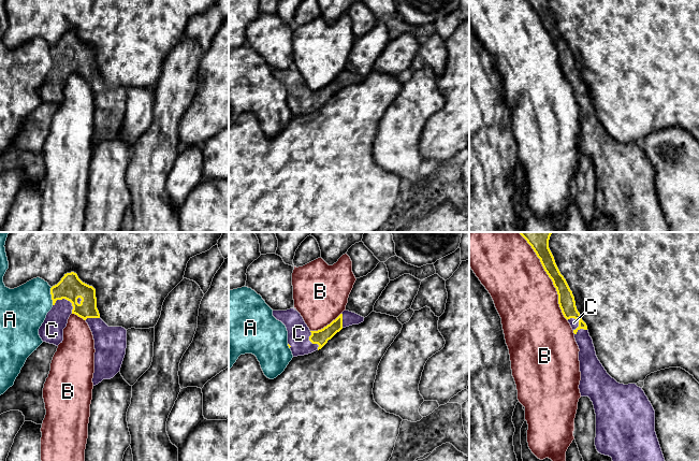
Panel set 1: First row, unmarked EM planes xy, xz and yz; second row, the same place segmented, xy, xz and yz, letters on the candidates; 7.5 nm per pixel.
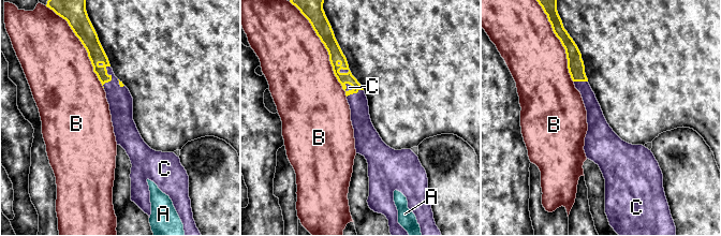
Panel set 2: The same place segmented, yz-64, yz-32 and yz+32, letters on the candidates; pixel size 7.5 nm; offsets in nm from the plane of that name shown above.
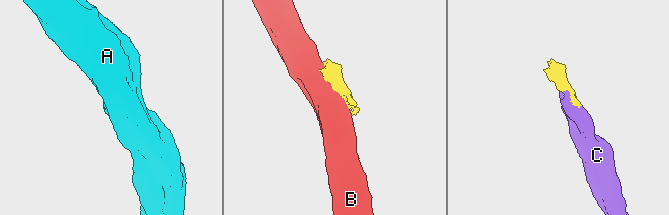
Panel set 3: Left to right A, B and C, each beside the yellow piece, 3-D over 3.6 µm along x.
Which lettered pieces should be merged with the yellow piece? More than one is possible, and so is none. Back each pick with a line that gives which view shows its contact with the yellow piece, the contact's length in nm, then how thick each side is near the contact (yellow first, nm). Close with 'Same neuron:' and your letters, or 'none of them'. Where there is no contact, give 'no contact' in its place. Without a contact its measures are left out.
C: contact in yz; length 170 nm; calibres 130 and 70 nm
Same neuron: C

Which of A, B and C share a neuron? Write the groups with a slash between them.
A / B / C

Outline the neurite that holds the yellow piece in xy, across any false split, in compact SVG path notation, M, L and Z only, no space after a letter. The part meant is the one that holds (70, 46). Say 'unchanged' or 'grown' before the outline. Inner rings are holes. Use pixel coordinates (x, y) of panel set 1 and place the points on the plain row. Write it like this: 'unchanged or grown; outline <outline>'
grown; outline M76 32L64 33L61 40L50 47L53 67L39 88L43 101L58 105L63 100L63 88L71 73L83 77L89 85L94 99L94 132L93 145L103 139L113 138L119 130L126 114L127 89L122 86L108 86L101 77L97 68L96 48L83 42Z

